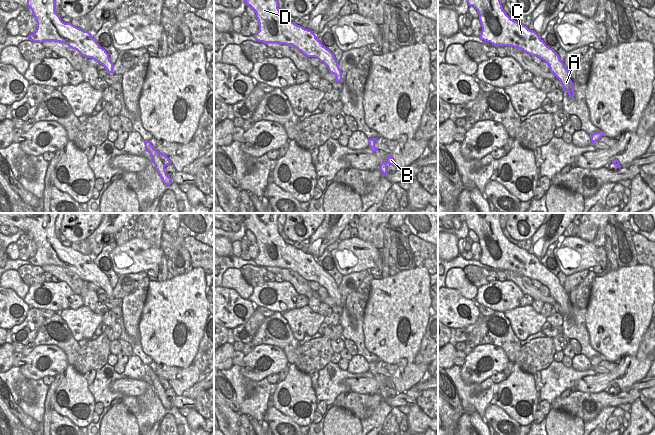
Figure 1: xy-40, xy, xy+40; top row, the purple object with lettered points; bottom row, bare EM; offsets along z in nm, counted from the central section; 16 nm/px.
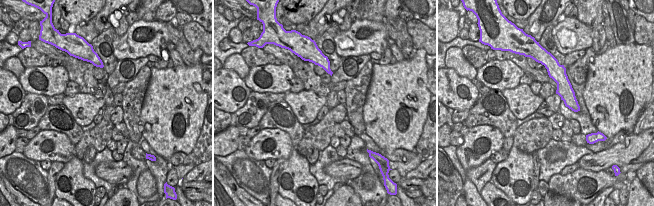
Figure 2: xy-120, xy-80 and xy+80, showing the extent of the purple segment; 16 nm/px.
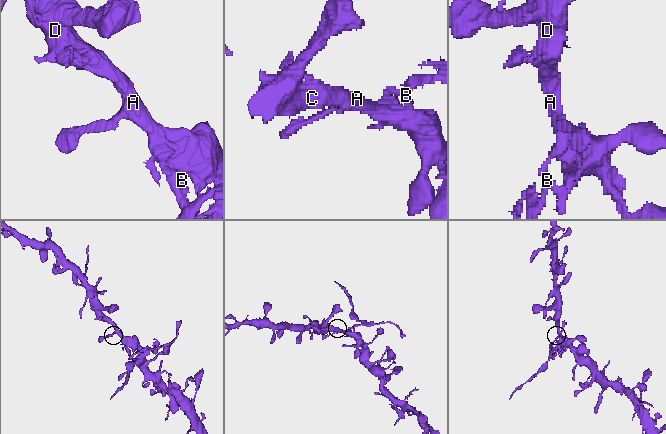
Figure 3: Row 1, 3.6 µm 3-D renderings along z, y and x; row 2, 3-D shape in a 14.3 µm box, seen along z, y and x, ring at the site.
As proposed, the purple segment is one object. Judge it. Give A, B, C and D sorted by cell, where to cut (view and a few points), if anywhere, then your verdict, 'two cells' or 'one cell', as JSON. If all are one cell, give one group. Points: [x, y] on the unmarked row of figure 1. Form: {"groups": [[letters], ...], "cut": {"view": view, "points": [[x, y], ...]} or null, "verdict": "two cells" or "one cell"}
{"groups": [["A", "C", "D"], ["B"]], "cut": {"view": "xy", "points": [[375, 362], [368, 364]]}, "verdict": "two cells"}

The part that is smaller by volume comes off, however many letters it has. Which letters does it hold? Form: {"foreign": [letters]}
{"foreign": ["B"]}

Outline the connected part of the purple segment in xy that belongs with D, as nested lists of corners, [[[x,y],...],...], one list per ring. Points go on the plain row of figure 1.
[[[241,213],[246,230],[250,230],[256,237],[259,255],[253,260],[262,267],[279,267],[292,269],[307,281],[315,281],[323,286],[330,297],[336,301],[336,306],[342,305],[342,296],[334,278],[327,273],[317,262],[313,255],[303,252],[296,247],[286,244],[278,232],[277,219],[279,213]]]

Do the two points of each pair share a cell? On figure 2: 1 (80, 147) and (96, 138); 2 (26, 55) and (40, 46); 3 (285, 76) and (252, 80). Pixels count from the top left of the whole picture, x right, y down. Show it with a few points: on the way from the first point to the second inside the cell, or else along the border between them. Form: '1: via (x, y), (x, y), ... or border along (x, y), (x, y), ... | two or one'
1: via (84, 143), (89, 138), (92, 138) | one
2: border along (31, 46), (46, 55) | two
3: via (277, 80), (268, 88), (263, 89), (259, 87) | one

